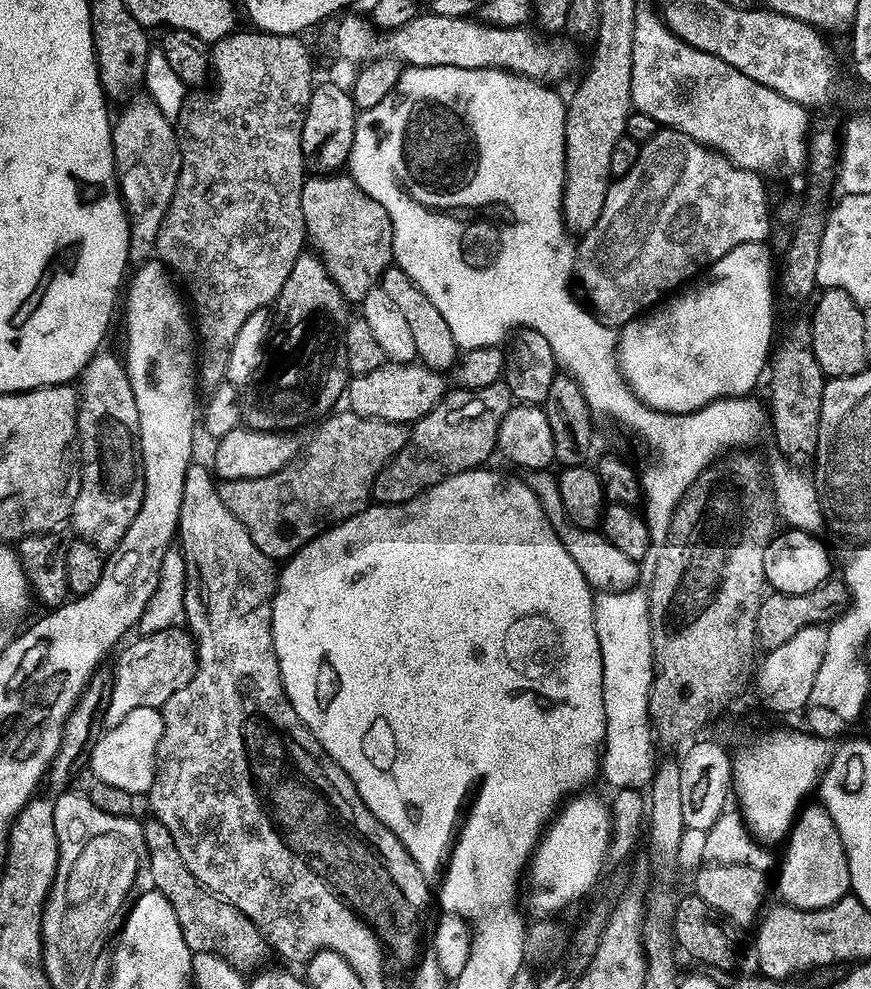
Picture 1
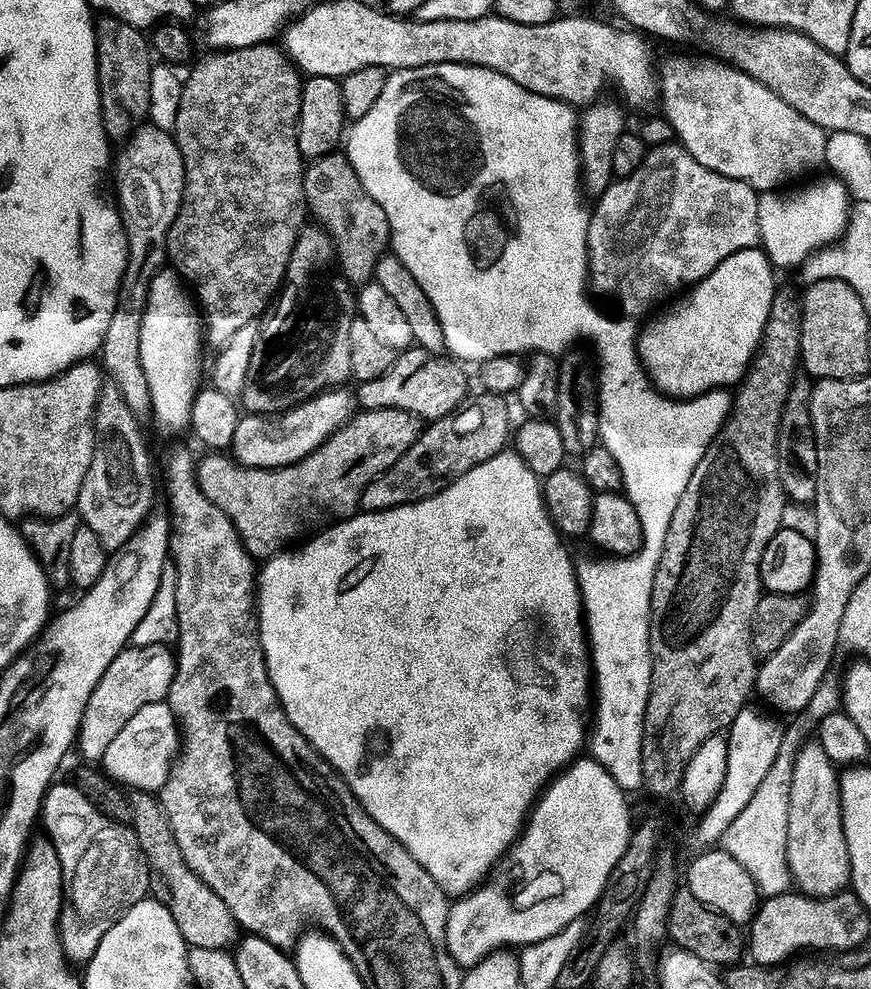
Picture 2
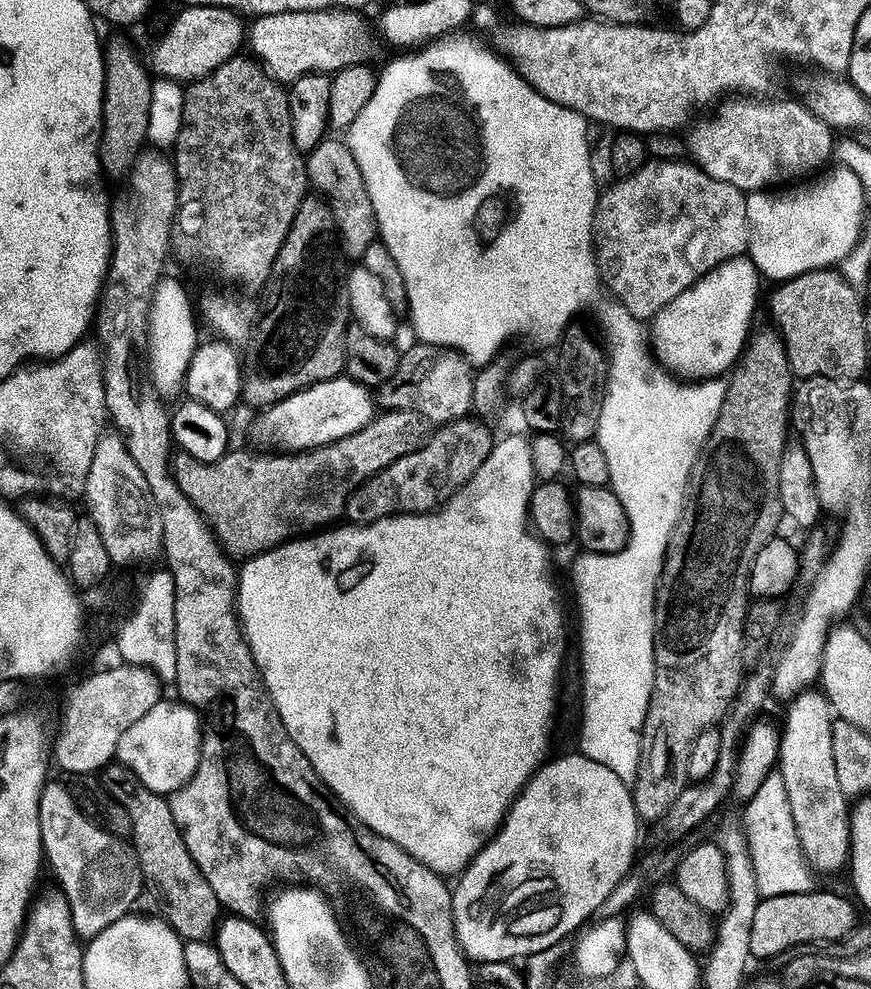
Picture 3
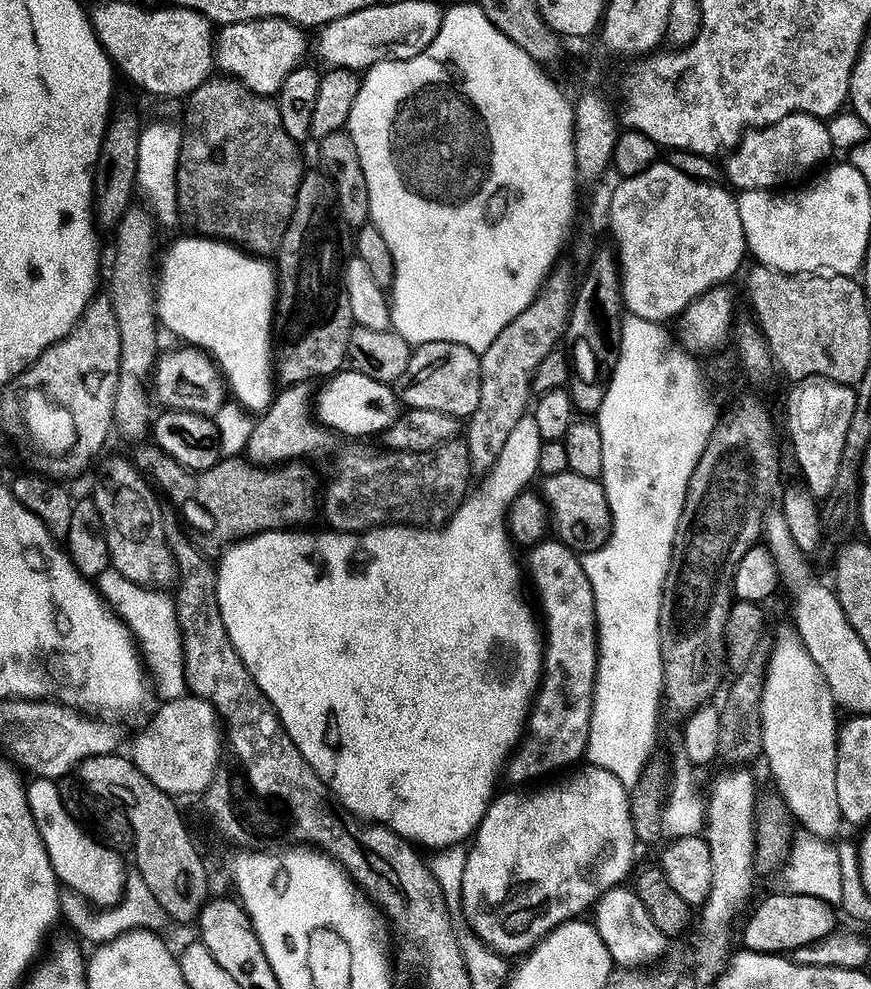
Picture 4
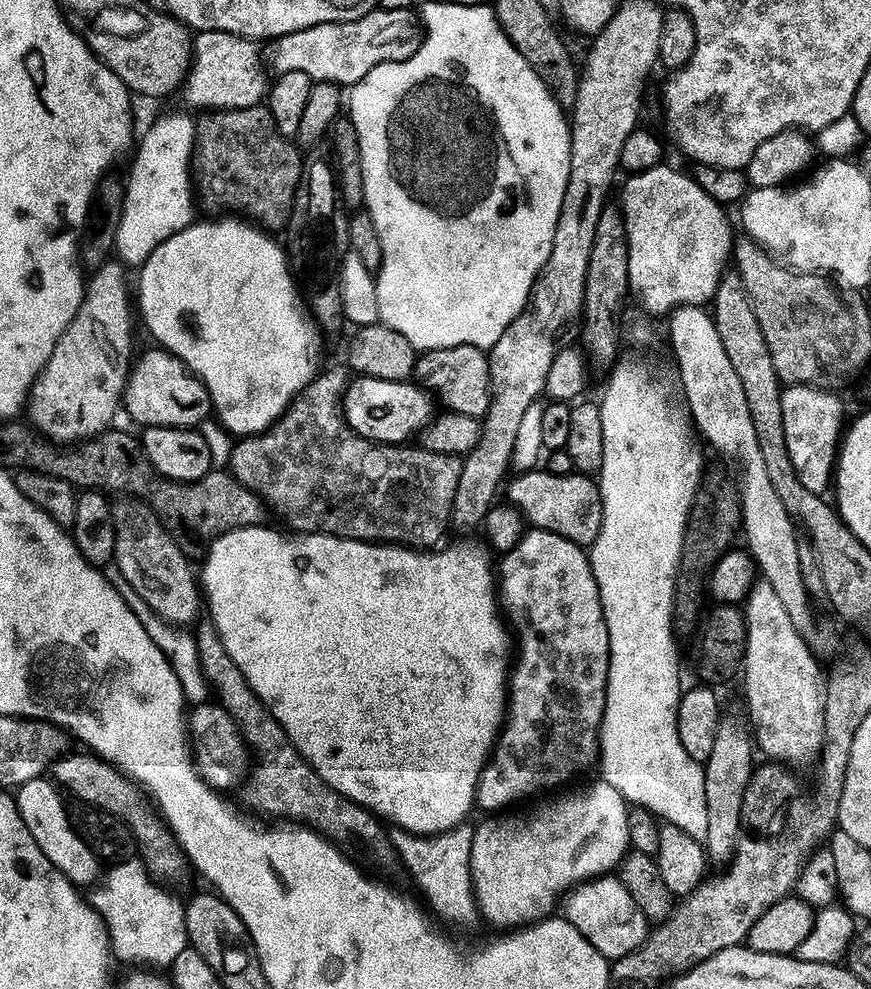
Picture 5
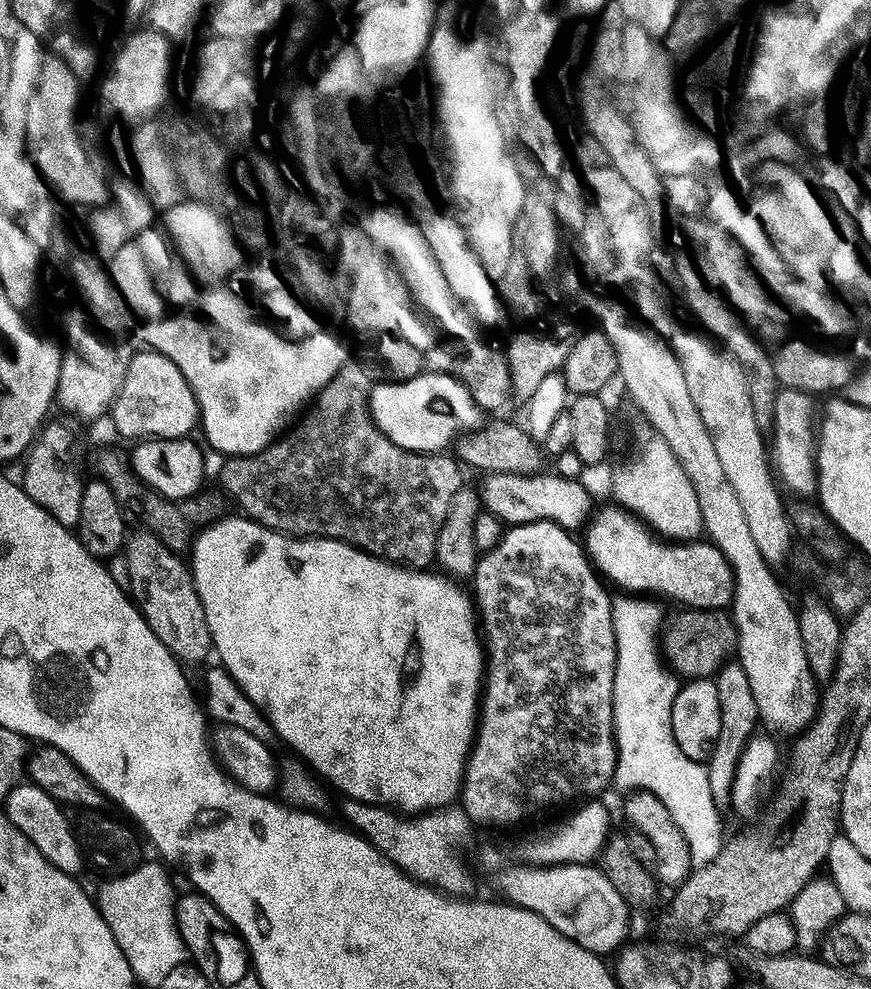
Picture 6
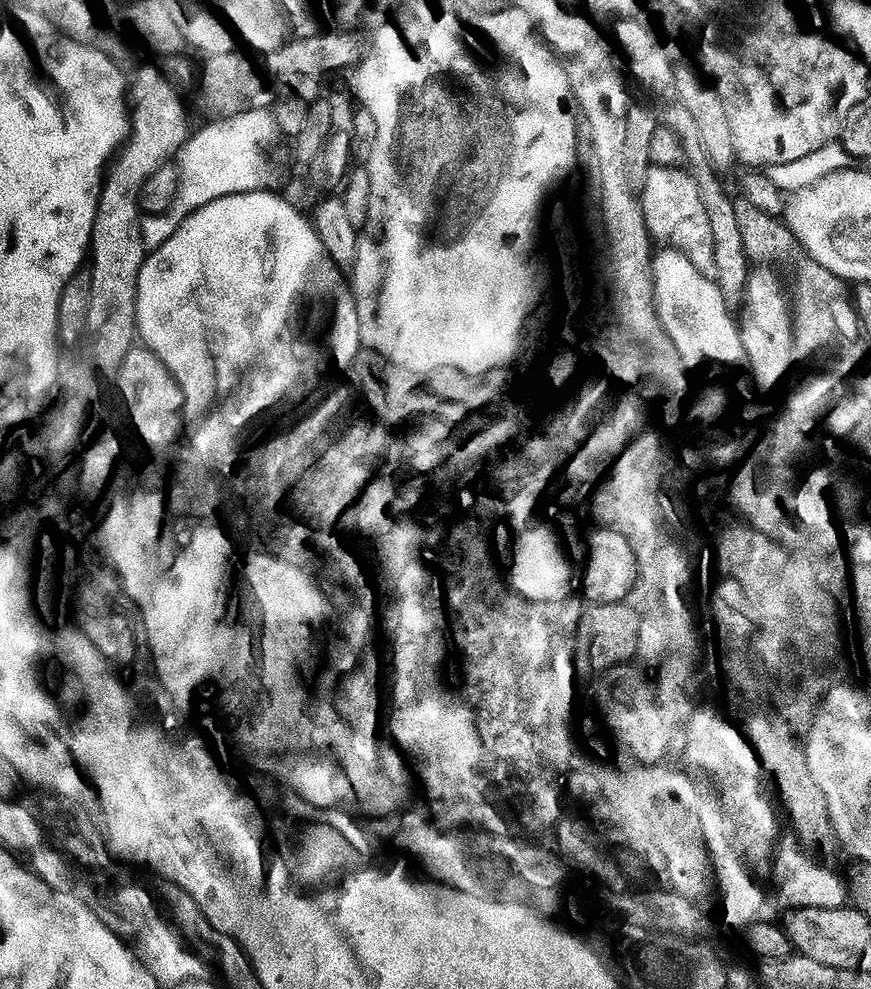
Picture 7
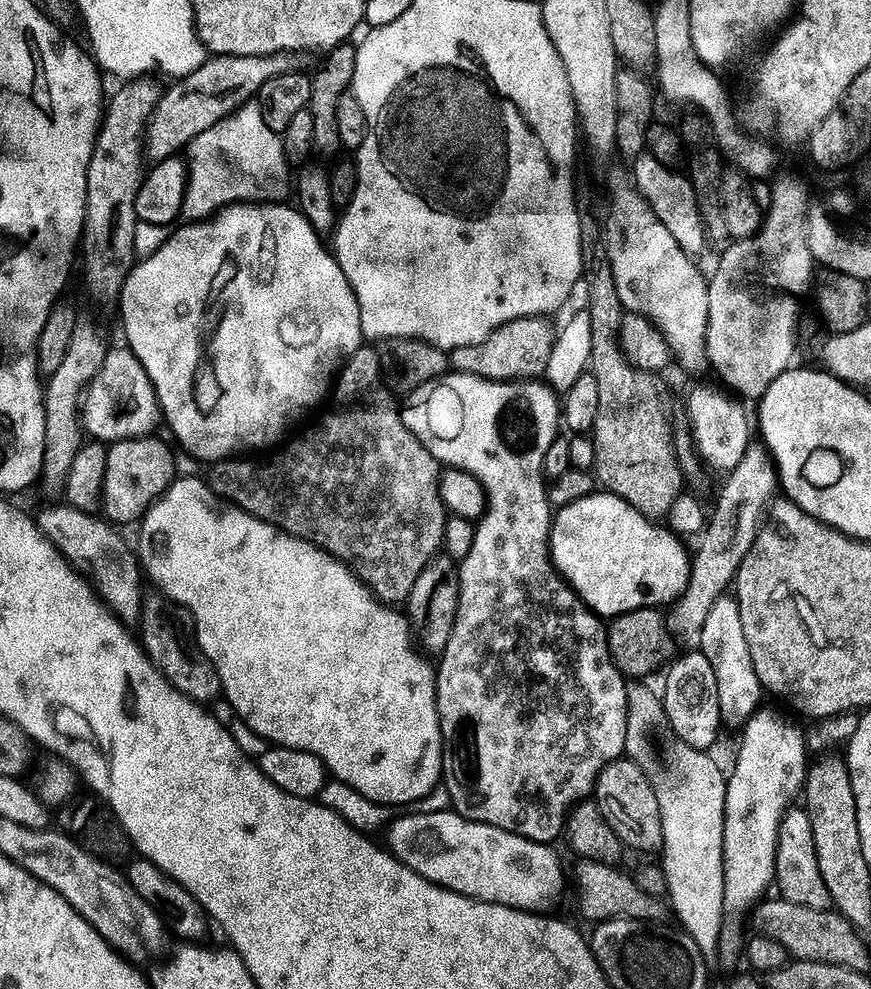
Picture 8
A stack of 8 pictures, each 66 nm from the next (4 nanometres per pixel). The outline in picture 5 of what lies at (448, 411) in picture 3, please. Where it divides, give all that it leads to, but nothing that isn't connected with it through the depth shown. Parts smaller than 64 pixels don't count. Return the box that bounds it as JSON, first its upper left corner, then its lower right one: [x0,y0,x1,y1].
[415,344,491,418]

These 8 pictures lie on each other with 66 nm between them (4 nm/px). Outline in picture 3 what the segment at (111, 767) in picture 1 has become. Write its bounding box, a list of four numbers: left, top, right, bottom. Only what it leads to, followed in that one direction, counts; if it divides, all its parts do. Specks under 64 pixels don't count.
[115,699,202,796]

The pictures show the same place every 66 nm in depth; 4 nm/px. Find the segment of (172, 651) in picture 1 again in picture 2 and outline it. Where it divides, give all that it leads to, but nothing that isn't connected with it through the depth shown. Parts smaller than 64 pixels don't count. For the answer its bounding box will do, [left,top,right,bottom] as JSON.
[77,644,176,763]

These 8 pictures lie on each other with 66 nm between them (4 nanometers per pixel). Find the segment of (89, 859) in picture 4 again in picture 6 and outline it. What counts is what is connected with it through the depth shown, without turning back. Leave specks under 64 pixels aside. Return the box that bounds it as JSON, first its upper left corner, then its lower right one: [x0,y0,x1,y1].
[4,782,84,876]

